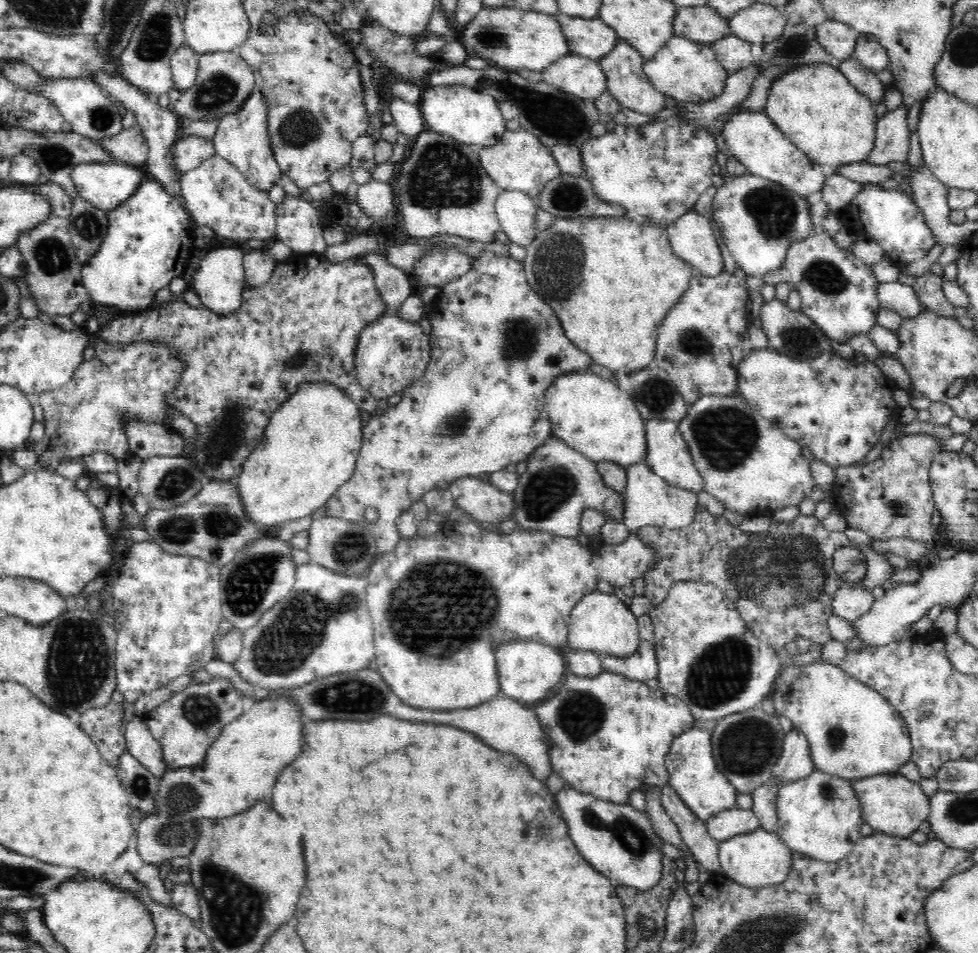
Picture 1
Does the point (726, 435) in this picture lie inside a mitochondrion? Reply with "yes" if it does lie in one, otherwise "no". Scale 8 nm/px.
yes

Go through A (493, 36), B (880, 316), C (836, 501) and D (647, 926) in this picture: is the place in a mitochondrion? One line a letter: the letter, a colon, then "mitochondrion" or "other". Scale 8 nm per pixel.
A: mitochondrion
B: other
C: other
D: mitochondrion

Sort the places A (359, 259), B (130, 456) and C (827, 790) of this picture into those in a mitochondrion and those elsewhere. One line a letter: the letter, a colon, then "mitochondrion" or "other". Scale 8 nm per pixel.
A: other
B: other
C: mitochondrion

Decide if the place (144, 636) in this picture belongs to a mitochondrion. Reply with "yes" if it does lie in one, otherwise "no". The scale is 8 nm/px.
no

